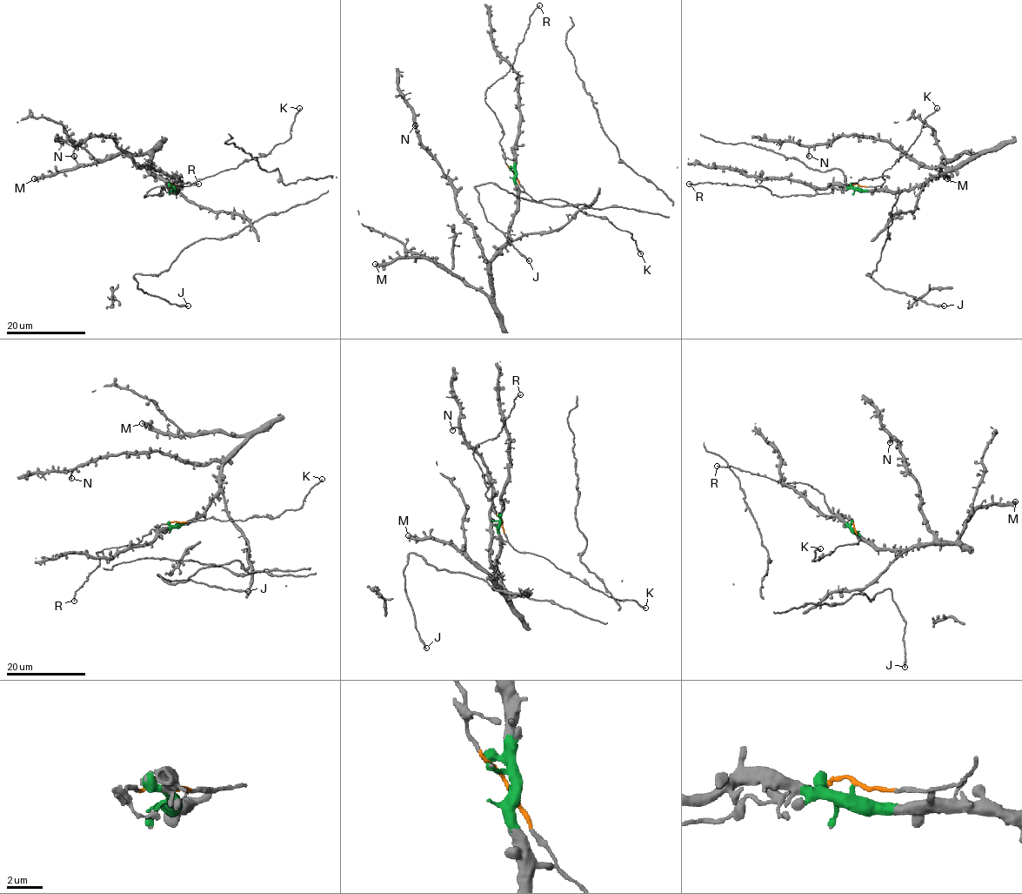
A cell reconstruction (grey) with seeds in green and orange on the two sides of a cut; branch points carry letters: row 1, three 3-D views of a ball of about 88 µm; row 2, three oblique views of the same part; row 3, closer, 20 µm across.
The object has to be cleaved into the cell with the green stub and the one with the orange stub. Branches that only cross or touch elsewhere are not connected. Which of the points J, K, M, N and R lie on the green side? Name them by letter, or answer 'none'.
J, M, N

